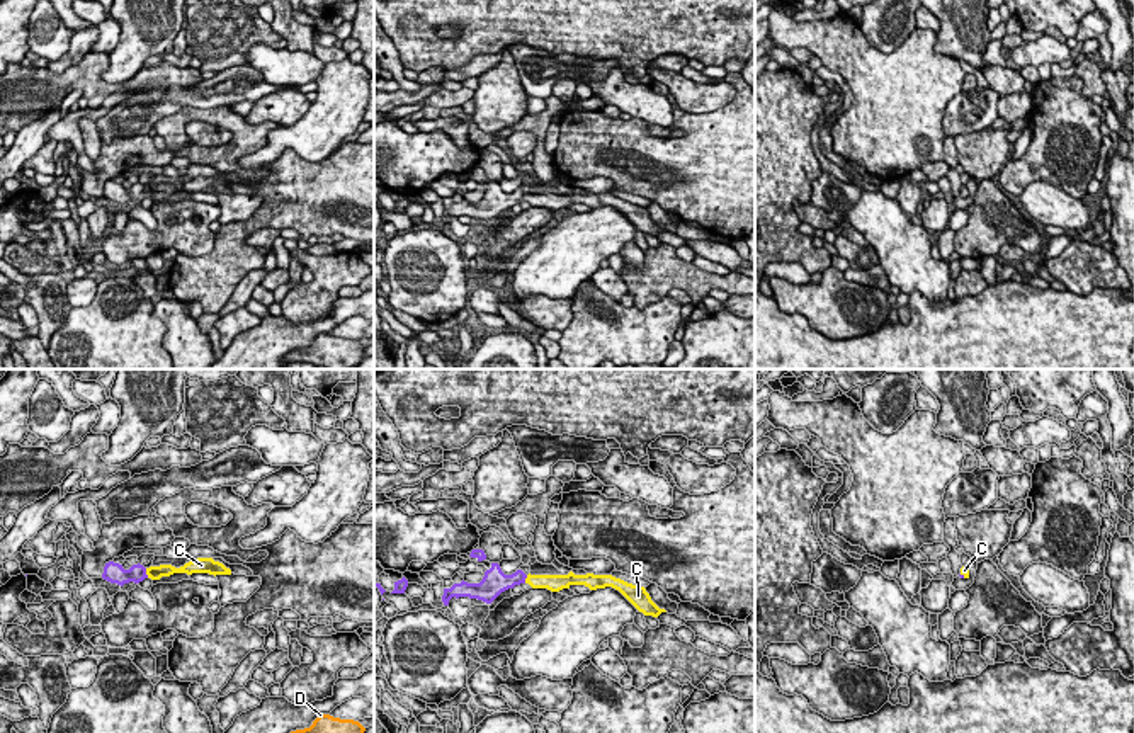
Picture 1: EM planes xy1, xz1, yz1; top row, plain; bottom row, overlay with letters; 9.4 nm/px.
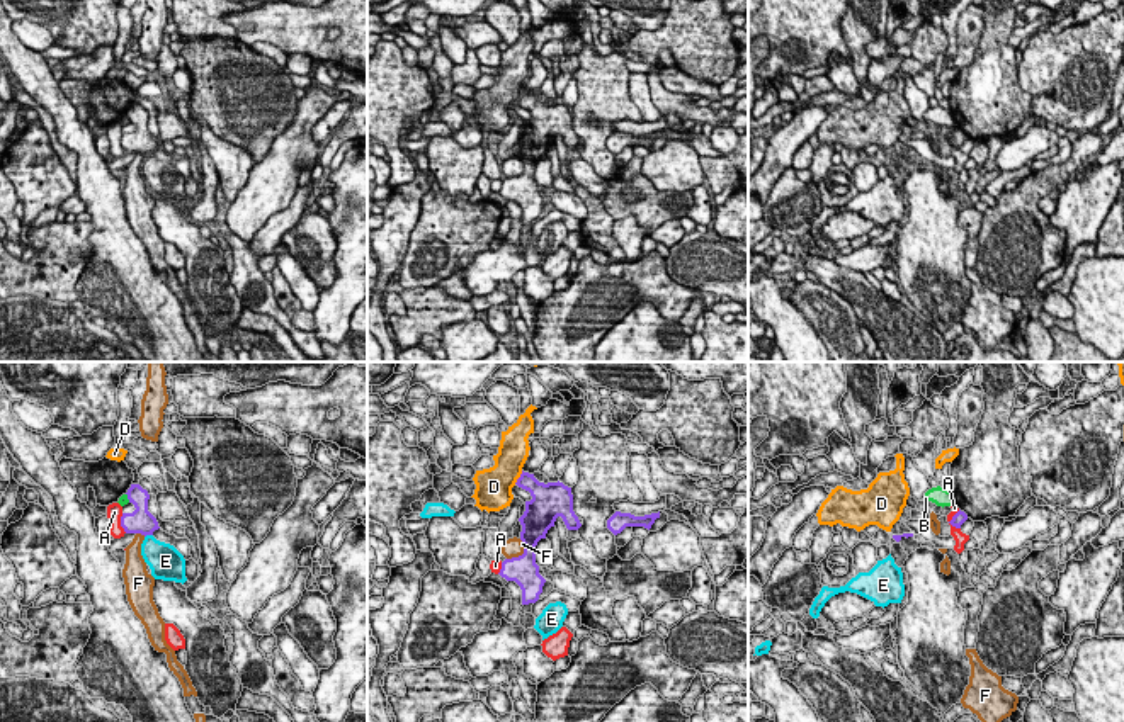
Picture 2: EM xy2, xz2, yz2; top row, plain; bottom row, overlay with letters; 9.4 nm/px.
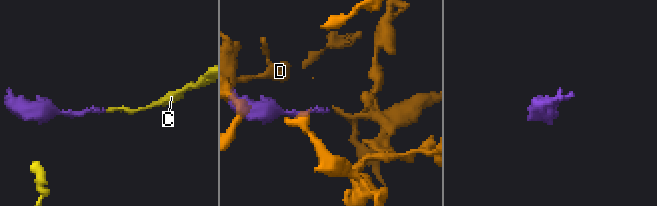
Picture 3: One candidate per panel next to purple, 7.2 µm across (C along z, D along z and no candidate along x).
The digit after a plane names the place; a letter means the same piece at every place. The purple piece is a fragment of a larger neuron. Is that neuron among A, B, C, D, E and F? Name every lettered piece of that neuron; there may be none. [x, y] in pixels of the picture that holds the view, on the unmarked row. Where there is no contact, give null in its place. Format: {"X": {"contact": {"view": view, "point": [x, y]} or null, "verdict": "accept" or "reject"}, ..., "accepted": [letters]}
{"A": {"contact": {"view": "xy2", "point": [121, 143]}, "verdict": "reject"}, "B": {"contact": {"view": "xy2", "point": [128, 118]}, "verdict": "reject"}, "C": {"contact": {"view": "xy1", "point": [145, 193]}, "verdict": "accept"}, "D": {"contact": {"view": "xz2", "point": [519, 97]}, "verdict": "reject"}, "E": {"contact": {"view": "xy2", "point": [148, 153]}, "verdict": "reject"}, "F": {"contact": {"view": "xz2", "point": [522, 174]}, "verdict": "reject"}, "accepted": ["C"]}

